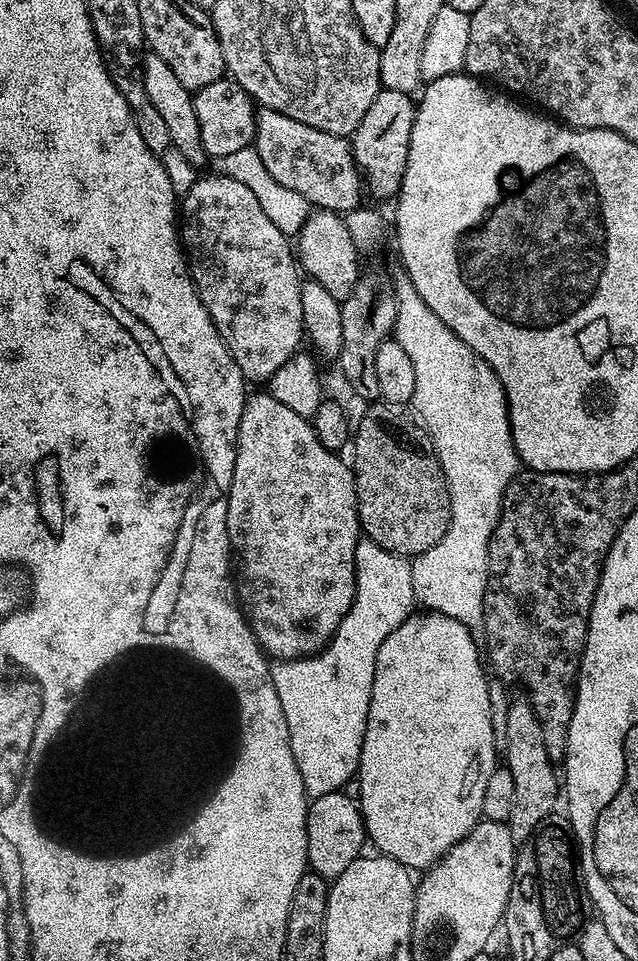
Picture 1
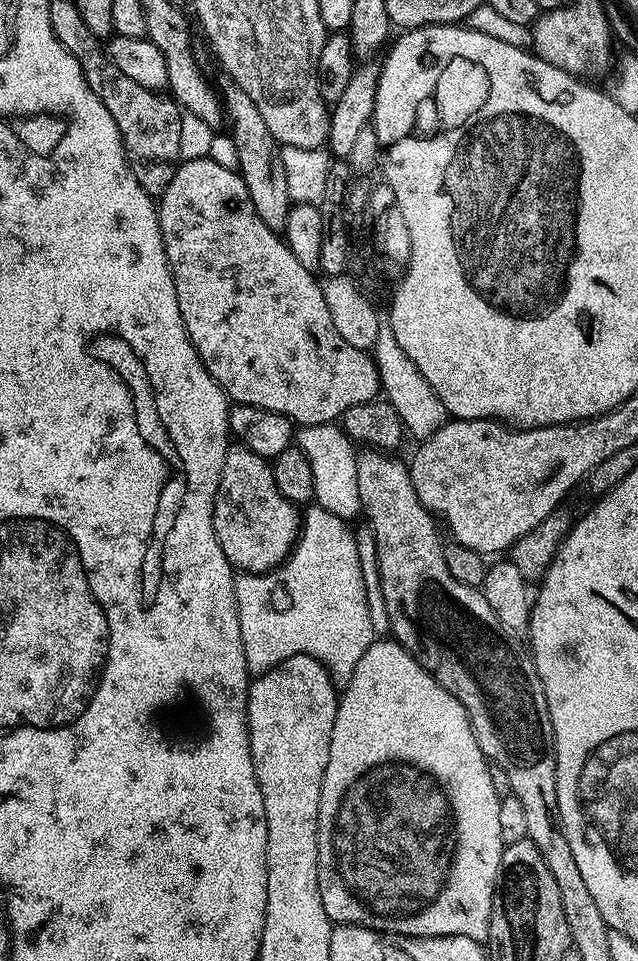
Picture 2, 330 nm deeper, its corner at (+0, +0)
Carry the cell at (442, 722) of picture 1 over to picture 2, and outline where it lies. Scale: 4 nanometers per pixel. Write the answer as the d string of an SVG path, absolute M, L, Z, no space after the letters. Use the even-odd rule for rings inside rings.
M373 639L358 666L354 666L354 678L350 678L336 702L334 730L330 734L330 758L322 778L322 794L316 815L318 890L322 894L322 906L326 906L326 914L333 925L361 924L378 932L394 932L397 936L465 936L487 941L496 879L500 876L500 863L506 847L502 826L498 822L501 800L494 790L494 782L490 782L489 763L474 738L474 730L462 702L442 687L395 639Z

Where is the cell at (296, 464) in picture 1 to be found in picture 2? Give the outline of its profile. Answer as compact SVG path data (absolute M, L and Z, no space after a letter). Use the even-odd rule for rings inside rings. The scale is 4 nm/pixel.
M243 446L229 447L222 466L222 478L216 491L212 517L214 518L214 534L218 538L218 546L222 546L222 554L226 554L233 569L239 570L241 573L270 572L279 567L296 544L302 519L297 505L282 498L282 494L274 482L271 463L263 456L254 454Z

